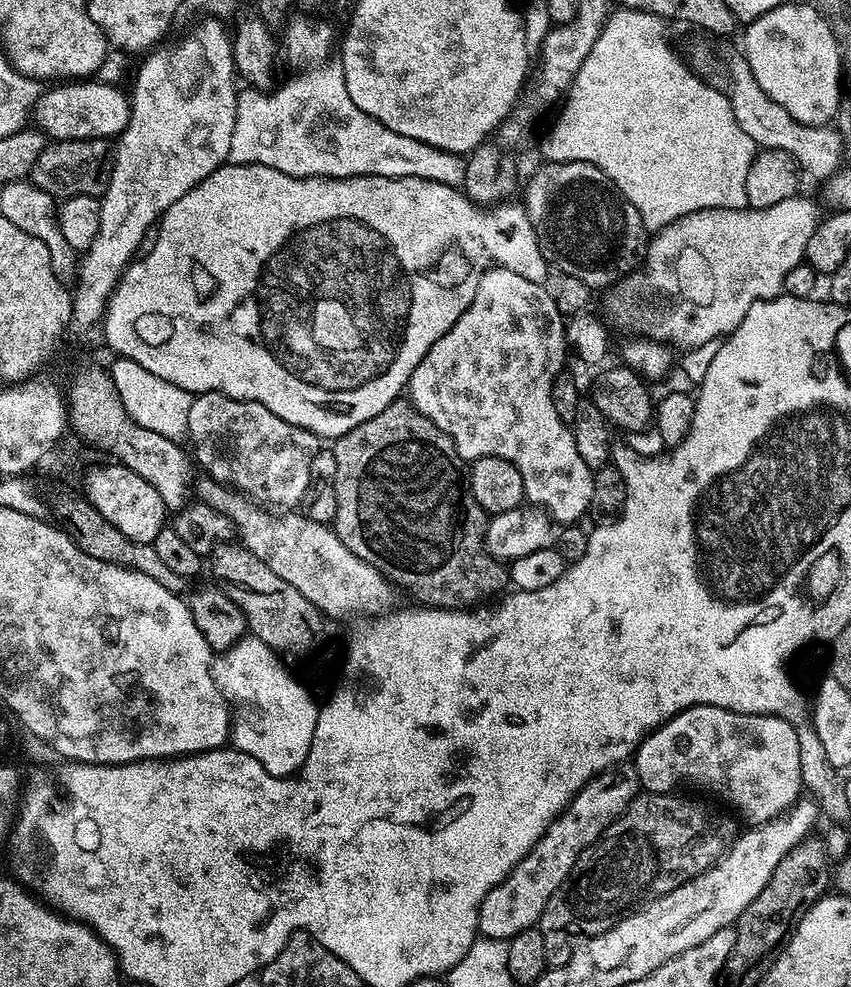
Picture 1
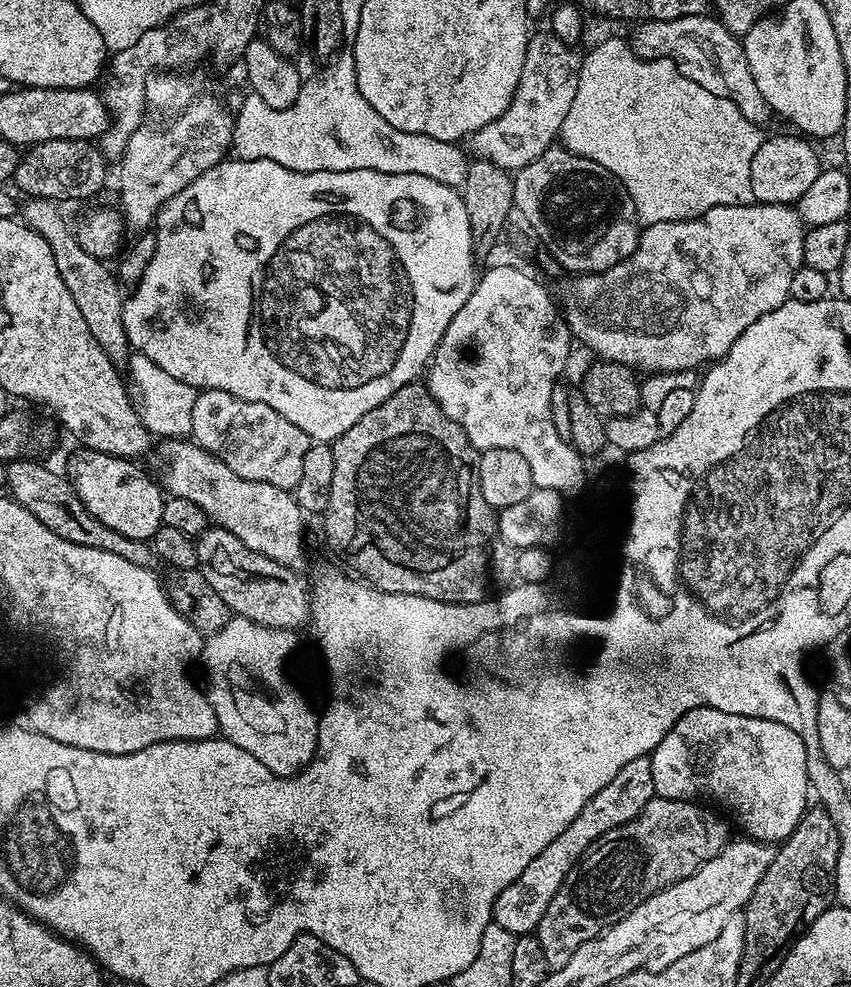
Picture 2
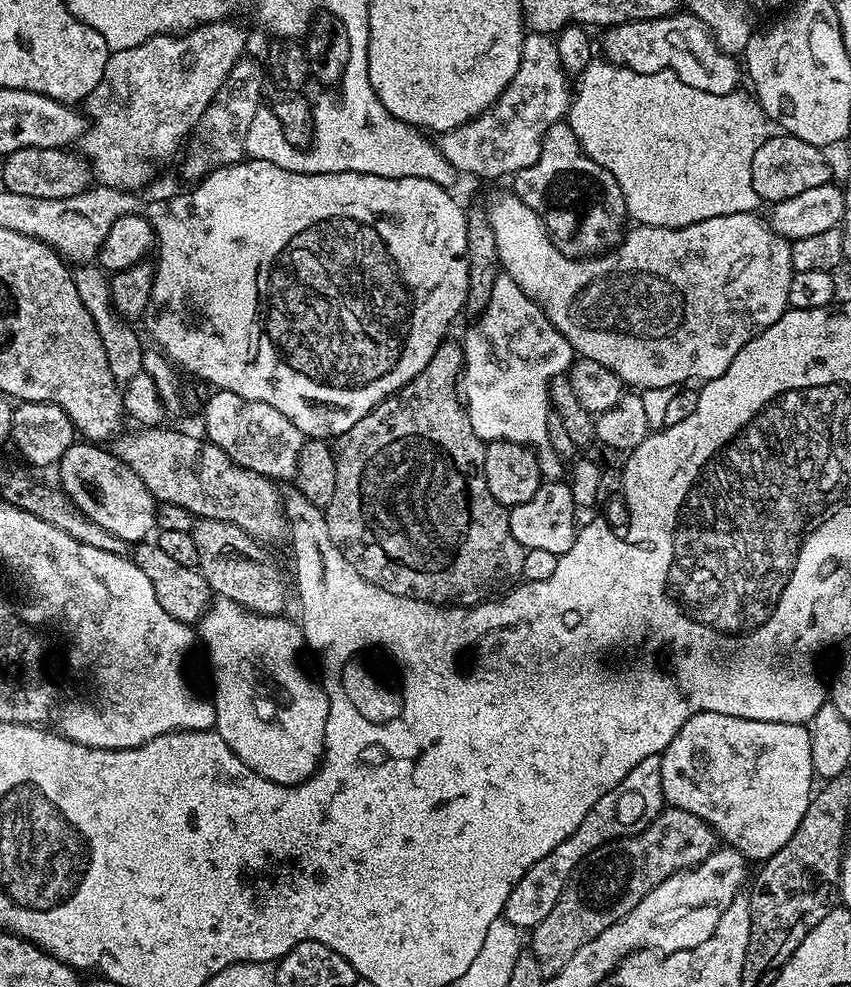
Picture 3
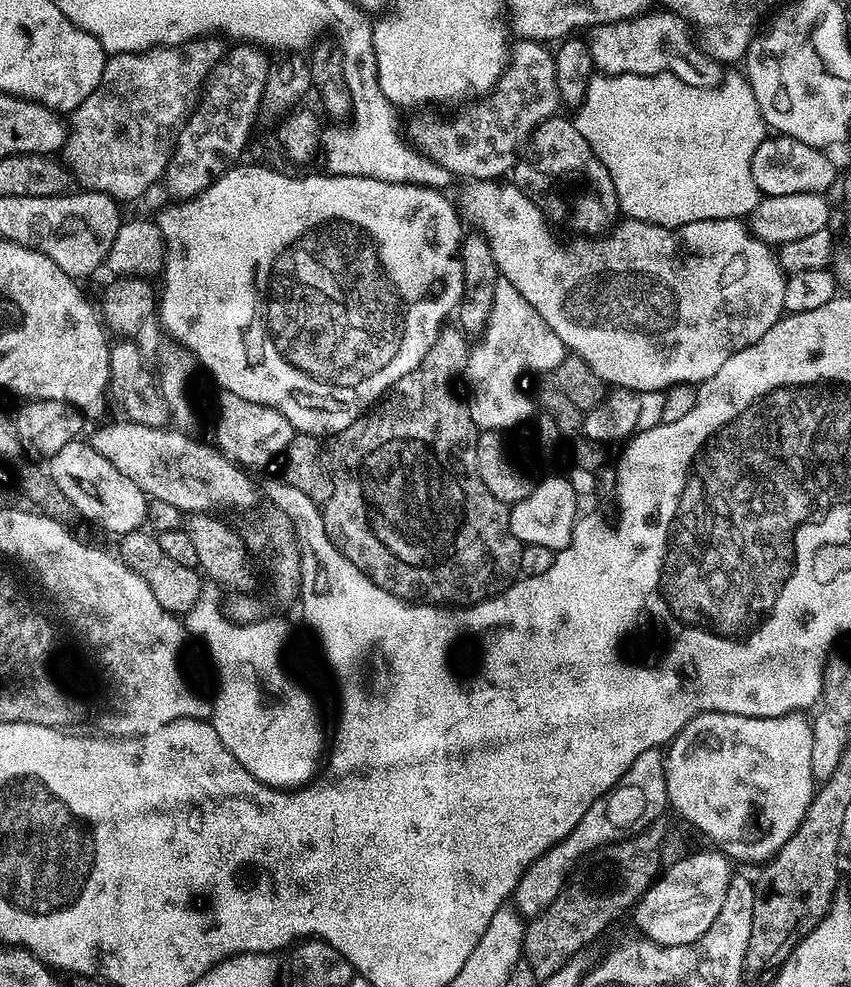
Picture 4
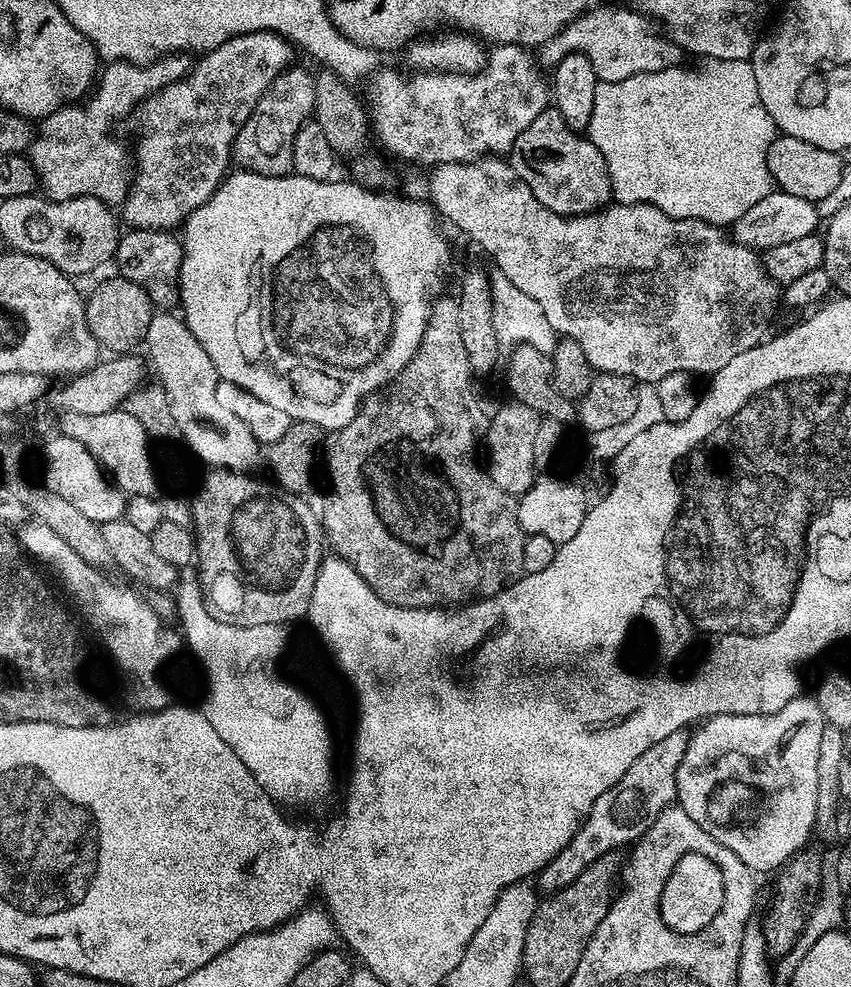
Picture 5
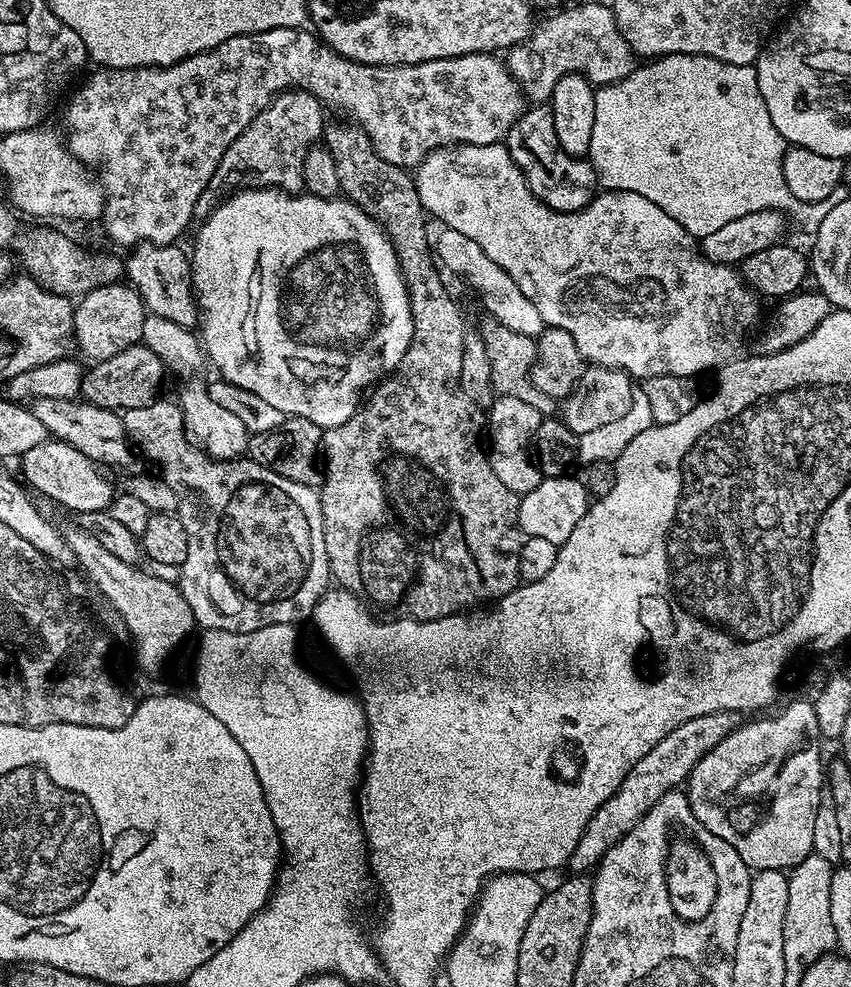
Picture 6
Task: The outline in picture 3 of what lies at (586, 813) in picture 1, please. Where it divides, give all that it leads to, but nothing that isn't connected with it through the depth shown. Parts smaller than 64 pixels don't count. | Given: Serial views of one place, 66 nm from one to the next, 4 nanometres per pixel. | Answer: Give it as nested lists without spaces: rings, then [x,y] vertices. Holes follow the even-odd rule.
[[[660,756],[642,758],[642,762],[638,762],[634,770],[630,770],[630,774],[626,774],[622,782],[614,786],[614,790],[602,794],[602,798],[598,798],[598,802],[590,806],[590,814],[582,818],[578,830],[574,830],[570,838],[554,846],[554,850],[550,850],[546,858],[534,862],[534,866],[530,866],[530,870],[522,874],[522,878],[506,898],[503,919],[521,930],[536,928],[538,922],[542,922],[542,918],[550,914],[554,902],[558,902],[558,894],[562,894],[566,882],[572,876],[572,871],[580,865],[585,856],[589,856],[598,846],[608,844],[620,836],[631,836],[633,832],[641,832],[645,824],[656,817],[665,804],[662,794]]]

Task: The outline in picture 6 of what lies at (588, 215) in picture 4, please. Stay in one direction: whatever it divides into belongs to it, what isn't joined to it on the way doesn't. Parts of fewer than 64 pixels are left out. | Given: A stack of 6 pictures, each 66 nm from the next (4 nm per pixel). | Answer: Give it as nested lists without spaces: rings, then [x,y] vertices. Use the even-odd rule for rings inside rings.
[[[528,106],[510,126],[506,147],[522,170],[530,190],[546,206],[559,212],[577,212],[591,202],[598,192],[598,177],[591,163],[566,154],[554,132],[554,114],[548,106]]]

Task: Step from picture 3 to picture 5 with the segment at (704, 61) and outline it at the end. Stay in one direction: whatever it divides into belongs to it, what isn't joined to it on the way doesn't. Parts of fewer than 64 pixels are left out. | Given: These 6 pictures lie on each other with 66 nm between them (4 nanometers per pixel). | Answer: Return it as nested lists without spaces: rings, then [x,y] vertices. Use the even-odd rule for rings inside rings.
[[[628,6],[591,8],[586,14],[574,18],[574,22],[542,45],[538,60],[541,65],[555,66],[562,58],[575,52],[590,58],[590,66],[594,66],[594,74],[600,82],[622,82],[622,78],[630,78],[634,74],[674,68],[686,56],[684,49],[677,46],[649,17]]]

